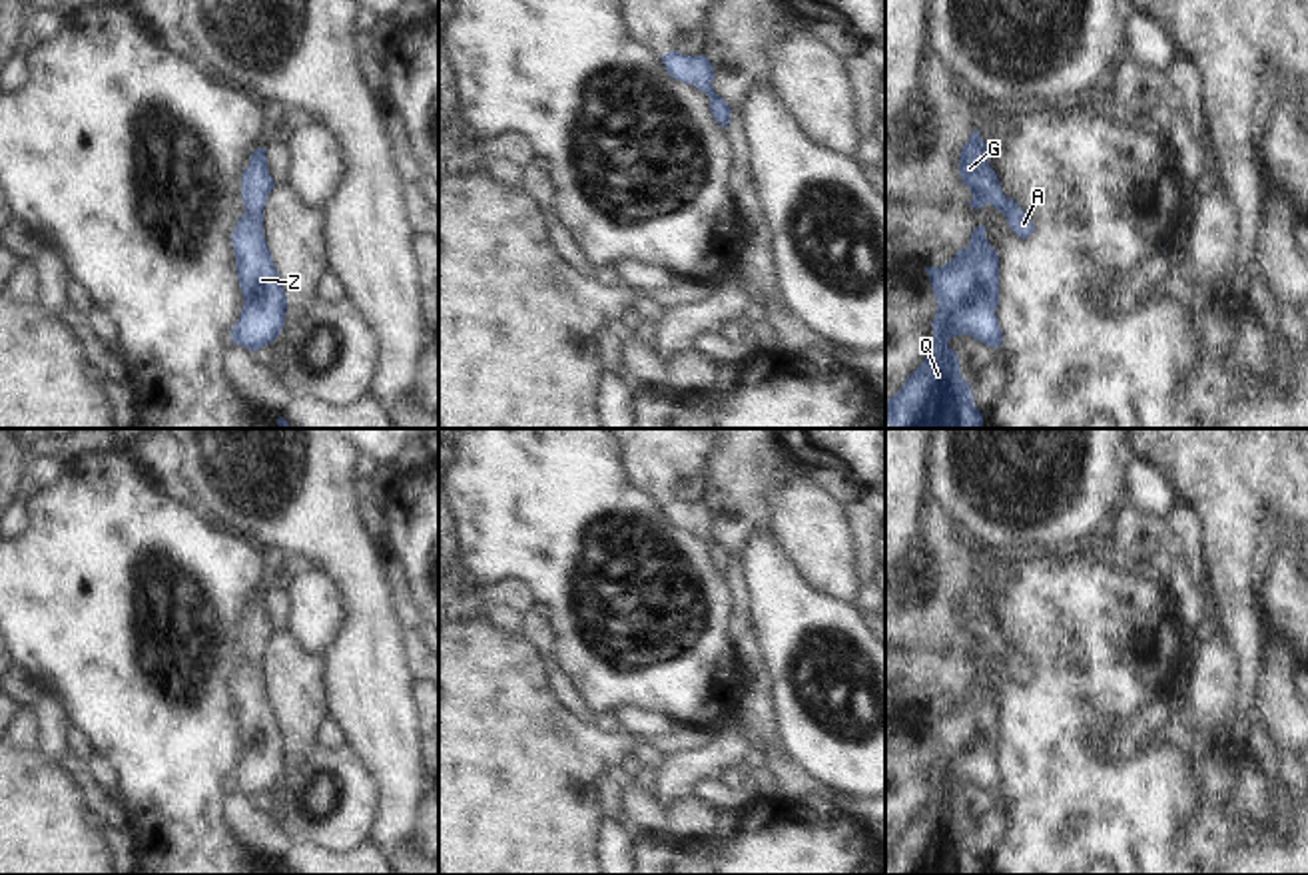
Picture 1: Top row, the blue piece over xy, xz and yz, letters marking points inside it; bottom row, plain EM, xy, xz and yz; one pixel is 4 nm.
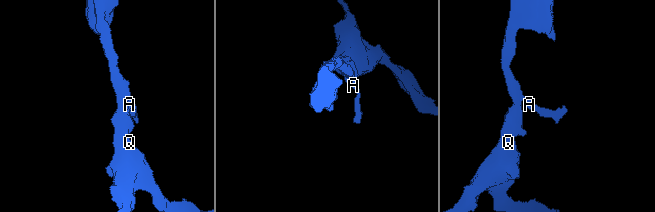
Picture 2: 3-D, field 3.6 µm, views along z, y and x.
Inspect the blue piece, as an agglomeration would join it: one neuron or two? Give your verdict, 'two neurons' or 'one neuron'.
one neuron

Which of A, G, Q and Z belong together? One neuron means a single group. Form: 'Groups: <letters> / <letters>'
Groups: A G Q Z

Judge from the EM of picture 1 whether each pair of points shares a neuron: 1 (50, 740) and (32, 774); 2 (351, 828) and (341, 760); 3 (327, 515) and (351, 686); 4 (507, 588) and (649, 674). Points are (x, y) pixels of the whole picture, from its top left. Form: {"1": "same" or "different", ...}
{"1": "different", "2": "same", "3": "same", "4": "different"}

